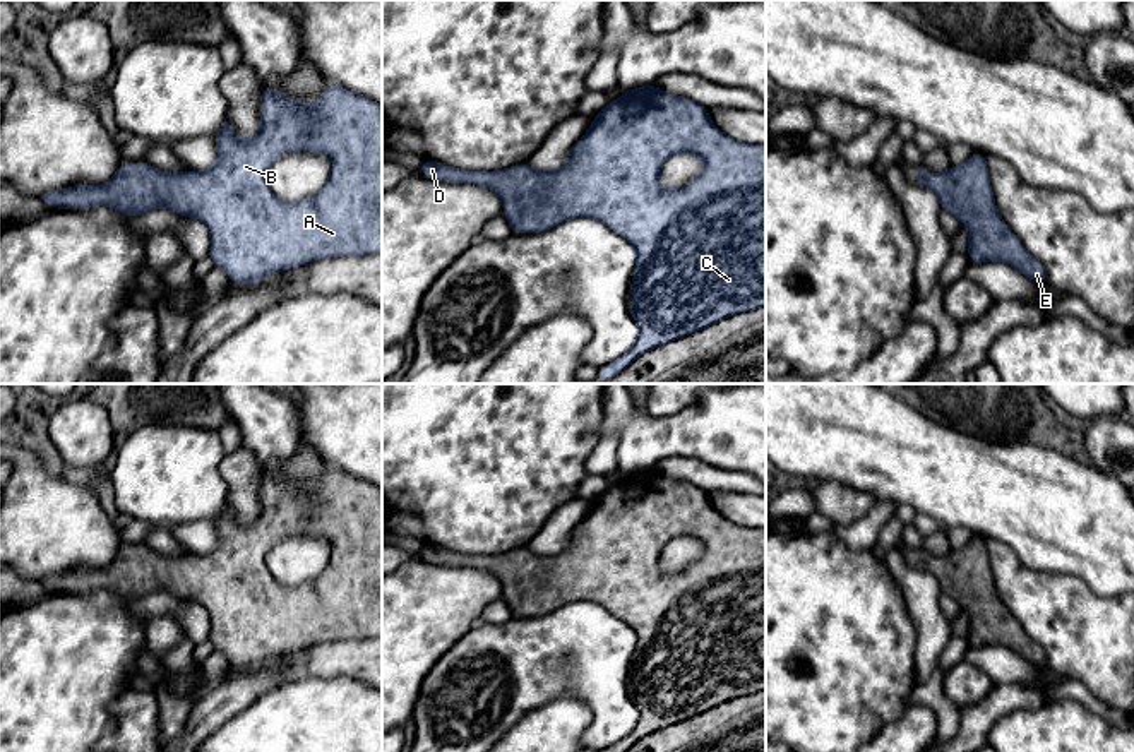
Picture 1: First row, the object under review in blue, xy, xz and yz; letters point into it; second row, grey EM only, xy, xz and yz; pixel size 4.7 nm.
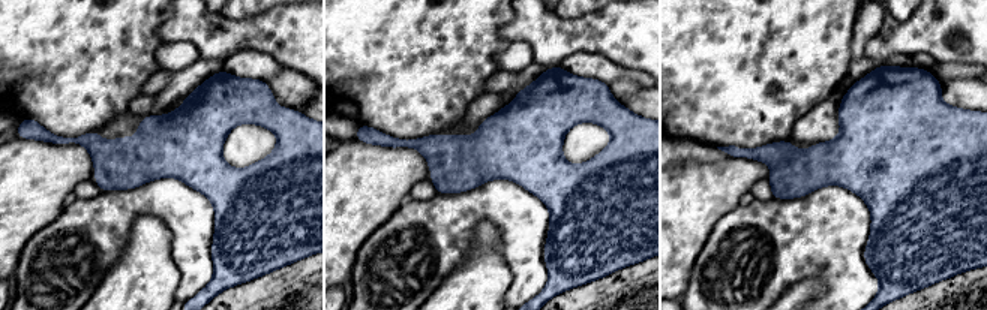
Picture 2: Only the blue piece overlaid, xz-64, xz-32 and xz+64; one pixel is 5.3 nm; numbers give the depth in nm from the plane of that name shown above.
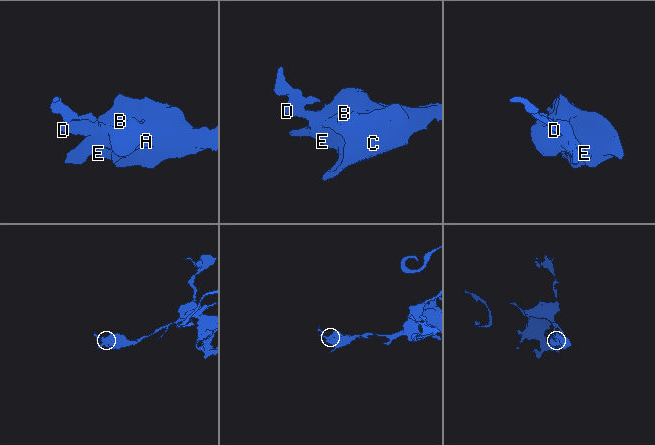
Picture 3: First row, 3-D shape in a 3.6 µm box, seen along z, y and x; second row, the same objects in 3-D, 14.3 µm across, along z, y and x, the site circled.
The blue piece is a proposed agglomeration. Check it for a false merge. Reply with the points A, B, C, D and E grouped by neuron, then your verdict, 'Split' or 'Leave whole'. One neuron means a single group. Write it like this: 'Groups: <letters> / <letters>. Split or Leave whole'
Groups: A B C D E. Leave whole

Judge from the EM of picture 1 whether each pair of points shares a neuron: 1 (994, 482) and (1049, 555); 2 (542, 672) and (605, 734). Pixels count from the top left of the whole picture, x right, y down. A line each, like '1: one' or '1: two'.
1: one
2: one

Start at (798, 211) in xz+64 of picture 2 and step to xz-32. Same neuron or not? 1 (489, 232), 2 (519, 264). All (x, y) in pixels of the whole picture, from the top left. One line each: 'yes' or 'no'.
1: no
2: yes

